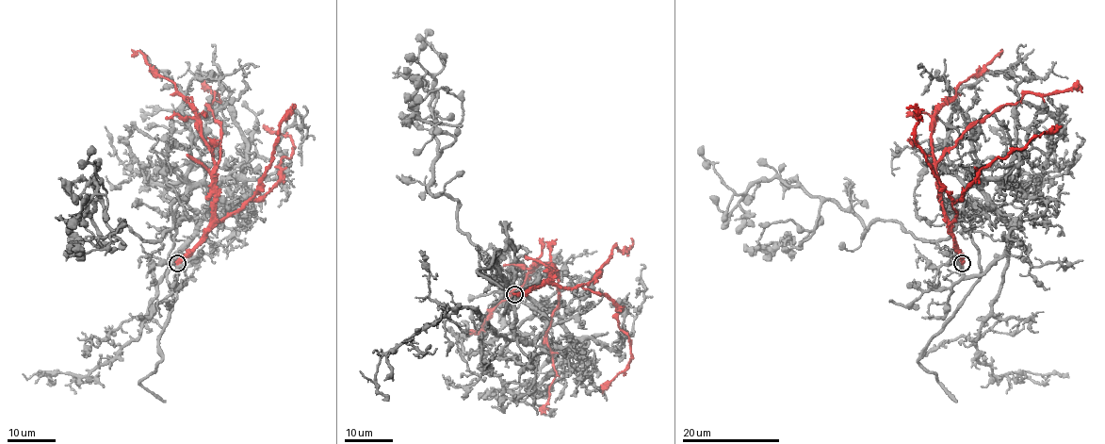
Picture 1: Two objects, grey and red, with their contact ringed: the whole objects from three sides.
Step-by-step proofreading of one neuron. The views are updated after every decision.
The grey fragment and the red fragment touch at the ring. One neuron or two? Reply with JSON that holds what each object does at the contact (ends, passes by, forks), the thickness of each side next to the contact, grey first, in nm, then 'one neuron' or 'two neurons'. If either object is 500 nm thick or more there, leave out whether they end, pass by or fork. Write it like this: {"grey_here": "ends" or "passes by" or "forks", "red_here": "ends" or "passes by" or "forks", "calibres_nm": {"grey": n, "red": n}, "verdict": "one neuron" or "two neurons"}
{"calibres_nm": {"grey": 400, "red": 600}, "verdict": "two neurons"}

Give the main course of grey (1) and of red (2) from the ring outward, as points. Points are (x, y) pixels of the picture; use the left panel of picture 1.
1: (177, 264), (152, 255), (161, 244), (120, 220), (97, 230), (93, 177), (105, 193), (92, 146)
2: (177, 264), (198, 241), (210, 222), (215, 205), (220, 126), (208, 108), (217, 95), (203, 87)

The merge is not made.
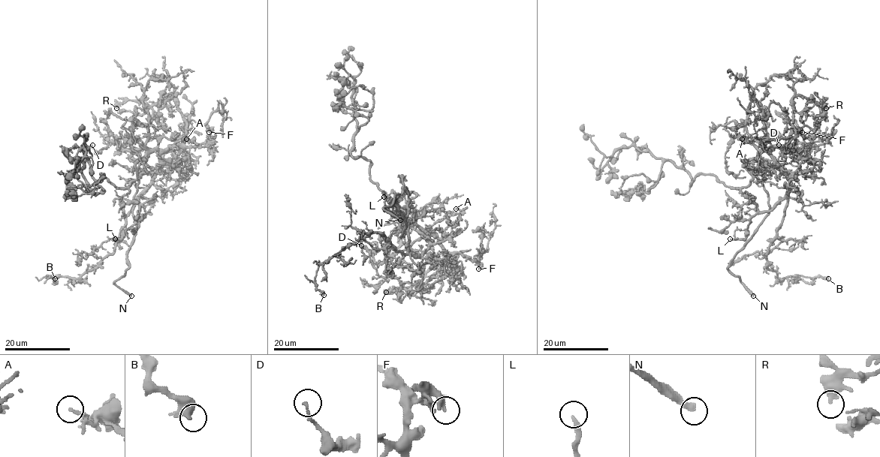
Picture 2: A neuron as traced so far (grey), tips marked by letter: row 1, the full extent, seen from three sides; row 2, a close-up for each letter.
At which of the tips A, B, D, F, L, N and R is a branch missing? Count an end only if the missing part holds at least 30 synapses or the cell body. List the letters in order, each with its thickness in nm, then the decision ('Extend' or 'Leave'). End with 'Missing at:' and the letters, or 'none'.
A: Thickness 100 nm. Leave
B: Thickness 360 nm. Leave
D: Thickness 120 nm. Leave
F: Thickness 240 nm. Leave
L: Thickness 200 nm. Extend
N: Thickness 340 nm. Extend
R: Thickness 440 nm. Leave
Missing at: L, N

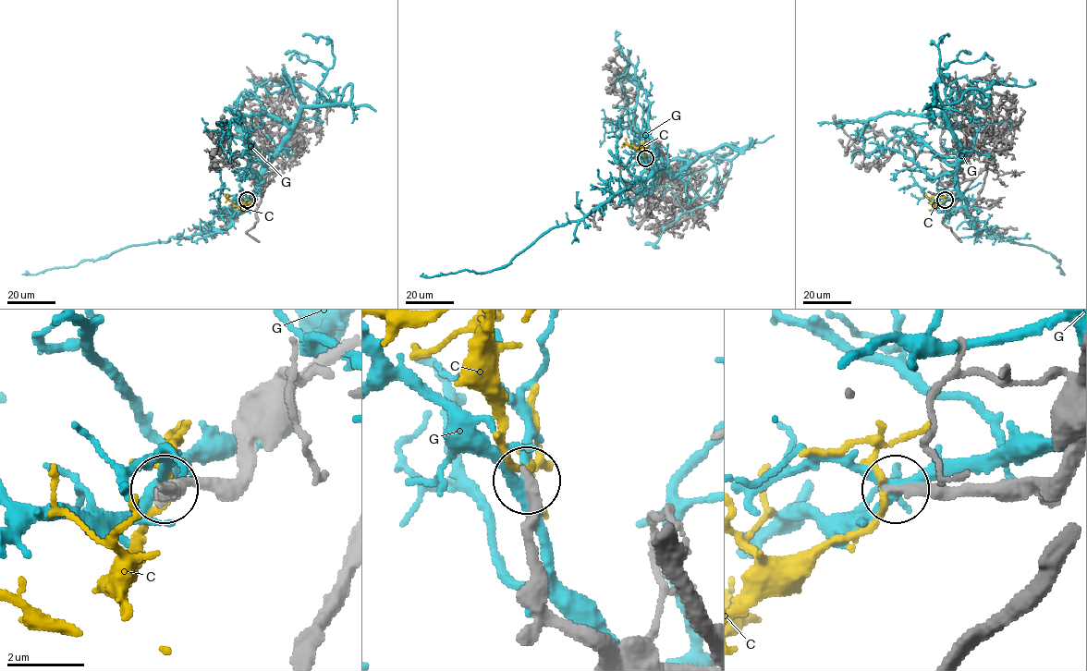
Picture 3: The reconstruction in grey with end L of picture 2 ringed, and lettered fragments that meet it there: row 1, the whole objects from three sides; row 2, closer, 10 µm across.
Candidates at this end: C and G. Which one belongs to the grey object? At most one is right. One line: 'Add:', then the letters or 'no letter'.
Add: no letter

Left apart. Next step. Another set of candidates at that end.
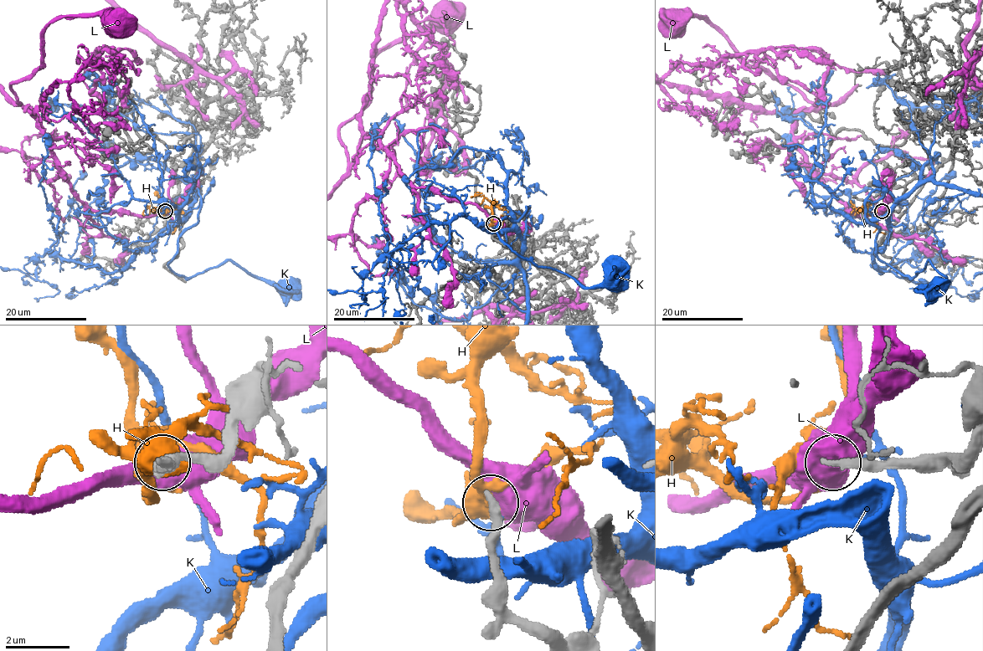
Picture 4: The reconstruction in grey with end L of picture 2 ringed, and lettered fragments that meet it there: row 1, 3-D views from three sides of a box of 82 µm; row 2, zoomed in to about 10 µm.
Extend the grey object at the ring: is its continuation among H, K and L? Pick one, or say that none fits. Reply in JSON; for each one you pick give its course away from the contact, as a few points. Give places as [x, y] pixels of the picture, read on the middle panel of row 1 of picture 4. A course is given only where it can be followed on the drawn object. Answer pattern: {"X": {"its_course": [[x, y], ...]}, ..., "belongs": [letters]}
{"H": {"its_course": [[493, 223], [490, 202], [482, 195], [471, 196]]}, "belongs": ["H"]}

